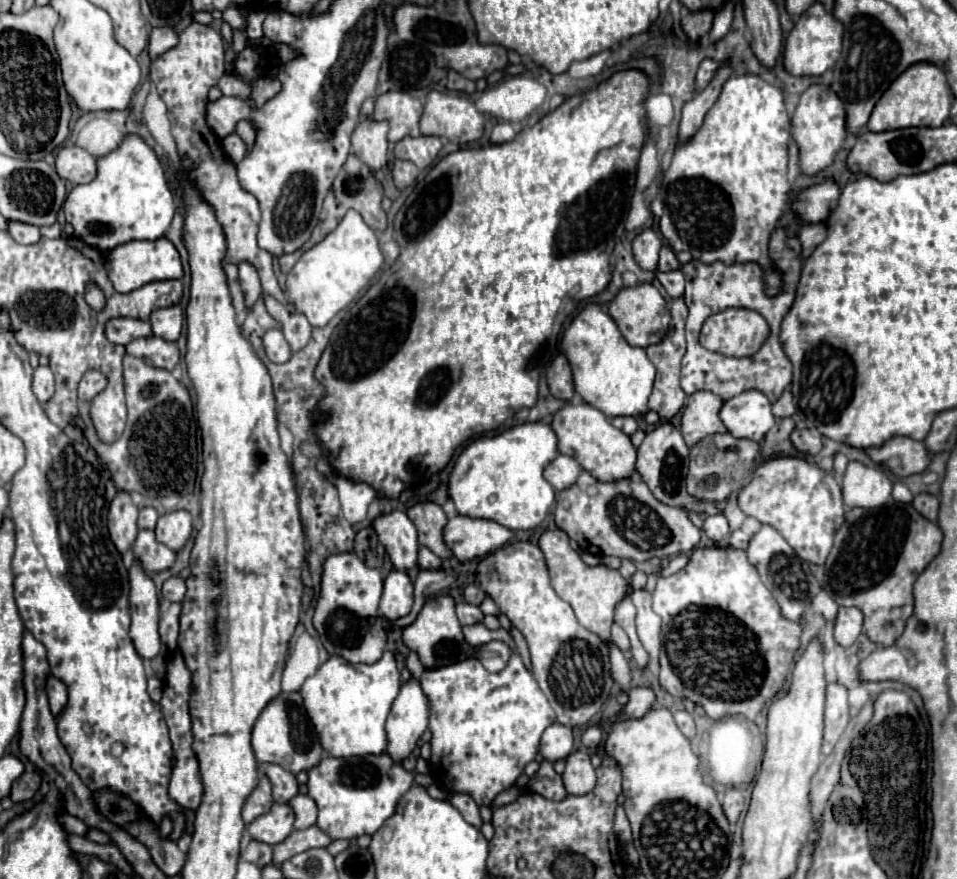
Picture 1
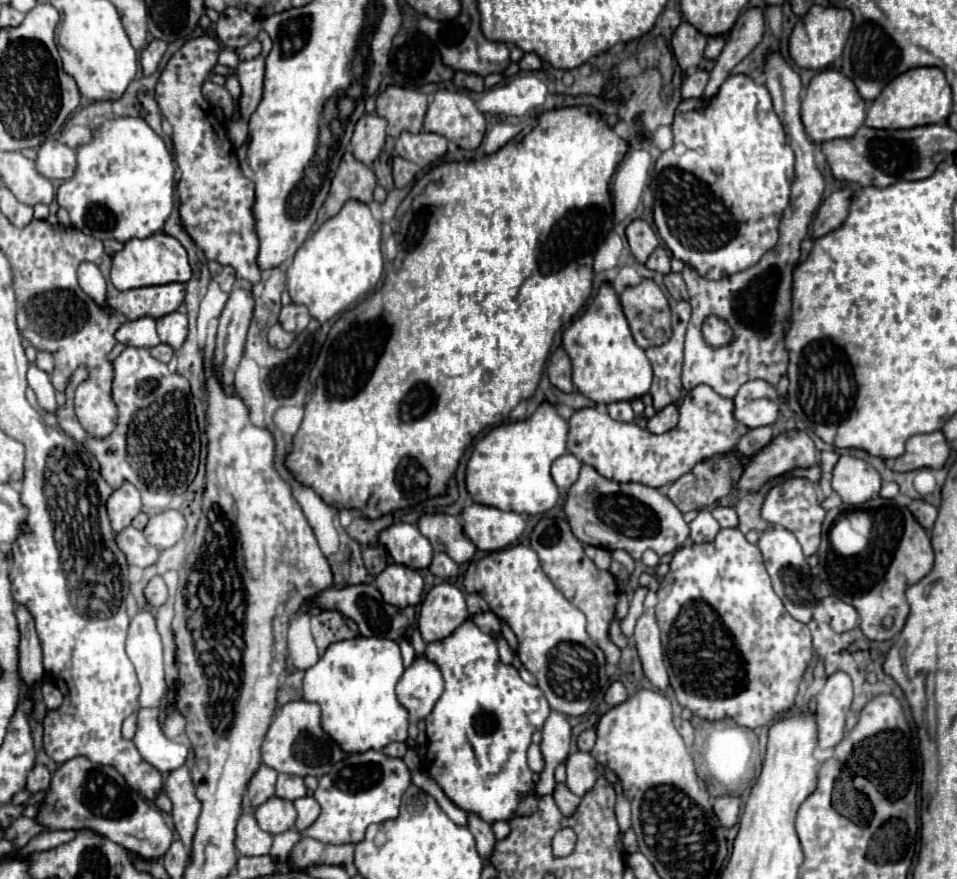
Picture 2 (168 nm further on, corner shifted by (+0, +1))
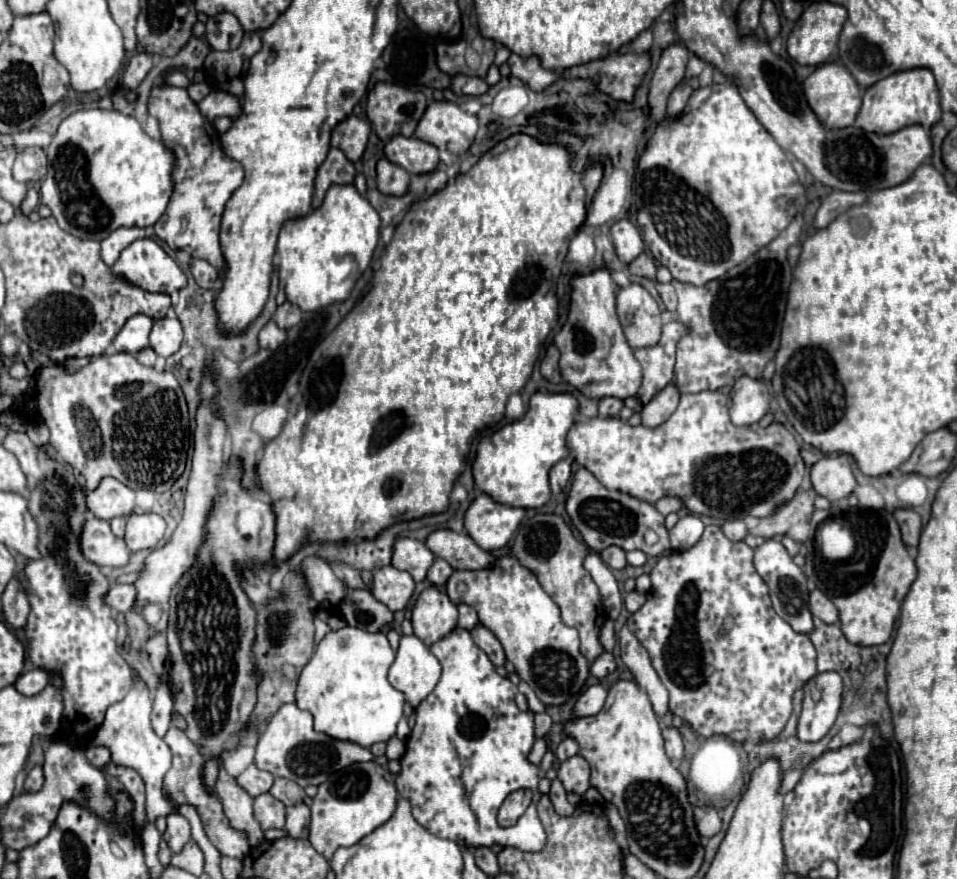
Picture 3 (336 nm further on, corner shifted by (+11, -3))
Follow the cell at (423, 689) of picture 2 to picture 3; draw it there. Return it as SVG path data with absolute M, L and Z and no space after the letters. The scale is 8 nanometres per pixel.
M402 635L396 661L390 667L388 681L404 693L406 703L414 709L424 701L440 679L440 663L416 635Z

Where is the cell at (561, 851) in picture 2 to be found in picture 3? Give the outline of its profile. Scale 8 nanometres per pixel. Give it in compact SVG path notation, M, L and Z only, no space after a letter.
M558 779L552 781L552 787L550 787L548 797L550 797L550 801L554 805L554 811L558 815L566 817L566 815L572 815L574 813L574 807L568 803L568 795L566 795L566 791L564 791L564 787L562 787L562 783Z

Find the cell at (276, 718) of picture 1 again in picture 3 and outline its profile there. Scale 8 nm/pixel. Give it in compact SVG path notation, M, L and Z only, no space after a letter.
M286 703L276 711L276 715L266 725L266 729L260 733L254 763L258 769L268 771L274 777L292 779L300 787L306 787L306 785L324 783L334 771L340 771L350 763L370 761L370 759L372 759L370 749L364 749L350 741L338 741L328 735L316 733L312 729L312 713L298 709L296 703Z

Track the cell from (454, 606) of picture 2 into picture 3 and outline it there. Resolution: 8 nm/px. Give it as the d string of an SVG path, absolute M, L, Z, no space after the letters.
M436 587L424 589L412 609L414 635L426 645L436 643L456 627L458 611L446 593Z

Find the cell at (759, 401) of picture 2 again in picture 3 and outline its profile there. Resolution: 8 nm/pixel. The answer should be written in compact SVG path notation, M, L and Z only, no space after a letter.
M744 375L734 383L730 397L730 419L738 427L758 423L768 413L770 391L762 381Z

